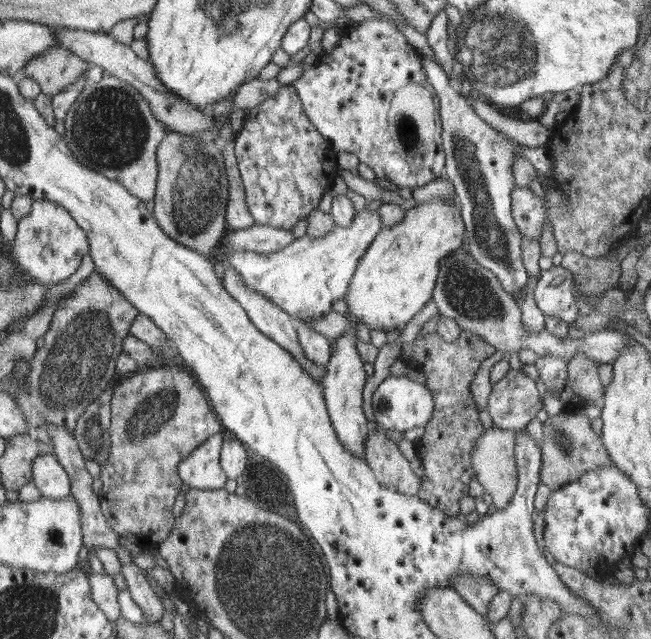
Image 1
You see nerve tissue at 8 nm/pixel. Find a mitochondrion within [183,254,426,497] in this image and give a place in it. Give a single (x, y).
(384, 406)

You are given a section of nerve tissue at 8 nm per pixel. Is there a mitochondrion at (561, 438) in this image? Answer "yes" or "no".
yes

